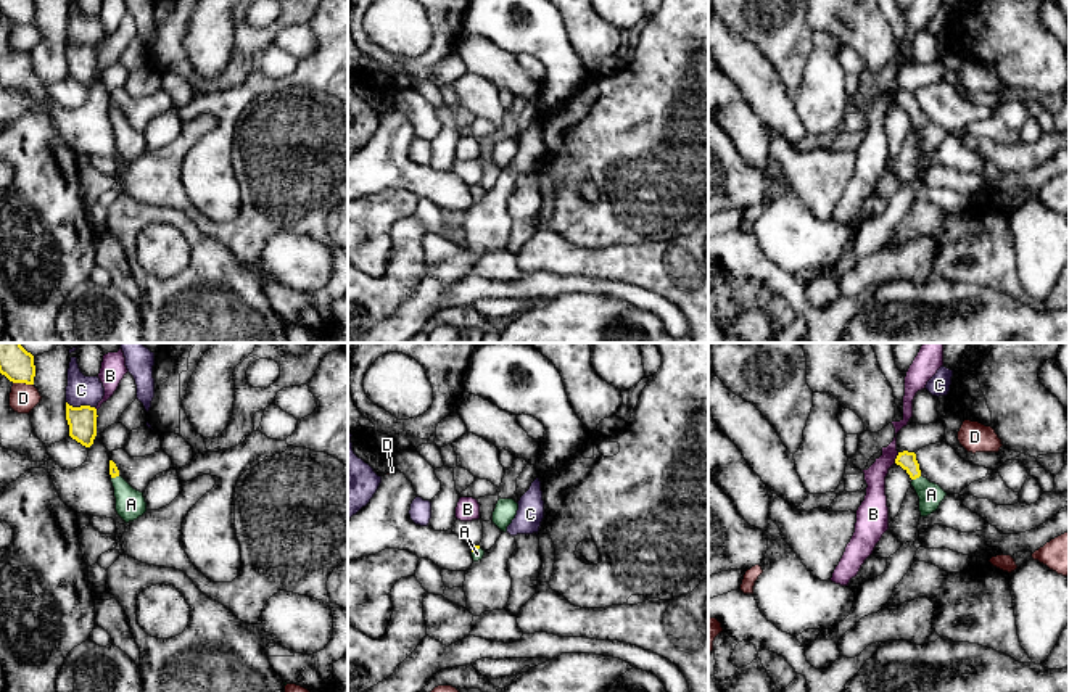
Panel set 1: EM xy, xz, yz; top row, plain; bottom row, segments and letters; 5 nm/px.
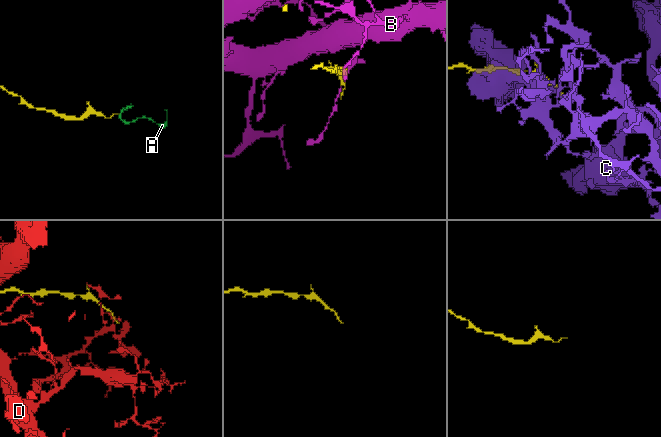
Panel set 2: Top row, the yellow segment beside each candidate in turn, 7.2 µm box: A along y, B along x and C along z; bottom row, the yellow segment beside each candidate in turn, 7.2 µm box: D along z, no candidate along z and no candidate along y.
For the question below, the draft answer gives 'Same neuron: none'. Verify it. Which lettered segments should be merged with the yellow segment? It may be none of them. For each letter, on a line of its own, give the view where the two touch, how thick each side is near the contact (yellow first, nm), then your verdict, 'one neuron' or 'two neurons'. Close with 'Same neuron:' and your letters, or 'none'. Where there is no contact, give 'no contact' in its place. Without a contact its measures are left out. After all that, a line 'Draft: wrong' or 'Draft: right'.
A: yz | 90/120 nm | one neuron
B: yz | 90/110 nm | two neurons
C: xy | 140/150 nm | two neurons
D: xy | 170/140 nm | two neurons
Same neuron: A
Draft: wrong

